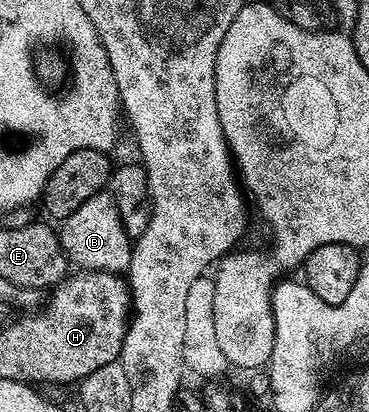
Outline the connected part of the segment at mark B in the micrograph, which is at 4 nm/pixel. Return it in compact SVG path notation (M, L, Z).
M108 191L92 195L88 203L80 203L80 207L76 207L76 211L61 222L60 236L67 262L79 270L95 269L122 275L130 268L132 239L124 231L114 197Z

